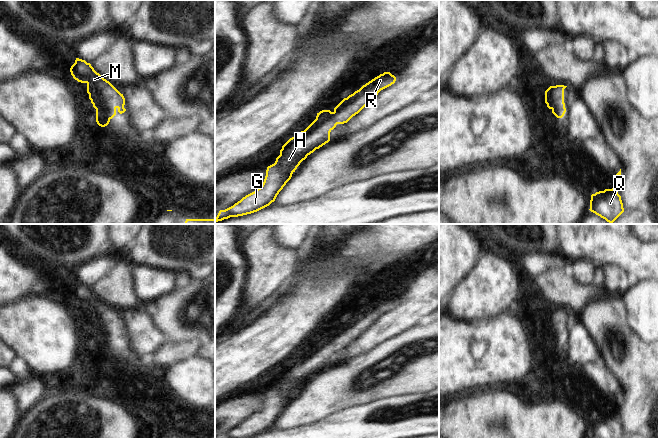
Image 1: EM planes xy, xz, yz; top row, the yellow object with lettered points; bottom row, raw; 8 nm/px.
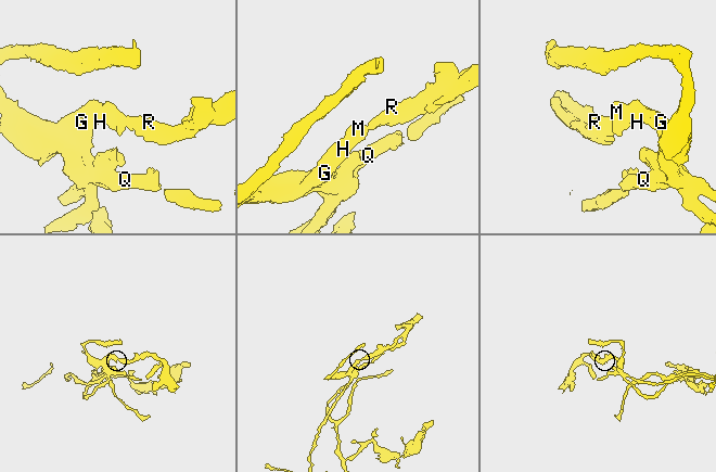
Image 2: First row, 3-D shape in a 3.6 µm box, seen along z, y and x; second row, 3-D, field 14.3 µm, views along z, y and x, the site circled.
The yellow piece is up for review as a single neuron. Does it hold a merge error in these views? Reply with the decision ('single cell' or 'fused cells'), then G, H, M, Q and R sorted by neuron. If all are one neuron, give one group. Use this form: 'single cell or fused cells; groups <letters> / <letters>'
single cell; groups G H M Q R

